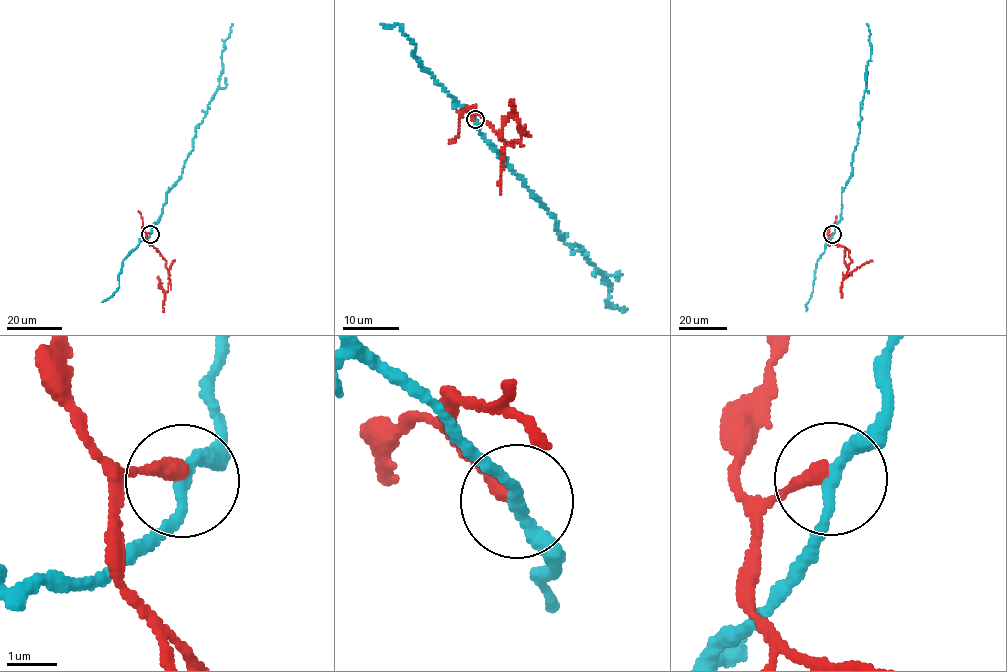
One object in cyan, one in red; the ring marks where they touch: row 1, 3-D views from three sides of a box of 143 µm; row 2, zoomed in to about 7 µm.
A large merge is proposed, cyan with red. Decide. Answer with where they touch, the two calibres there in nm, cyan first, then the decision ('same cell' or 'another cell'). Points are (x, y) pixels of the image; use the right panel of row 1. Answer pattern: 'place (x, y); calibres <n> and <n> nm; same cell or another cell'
place (832, 234); calibres 240 and 300 nm; another cell

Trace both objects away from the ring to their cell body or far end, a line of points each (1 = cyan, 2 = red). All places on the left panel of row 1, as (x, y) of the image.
1: (150, 234), (162, 213), (166, 192), (180, 176), (193, 149), (195, 127), (219, 86), (224, 41), (232, 24)
2: (150, 234), (146, 234), (147, 239), (165, 261), (169, 274), (166, 292), (159, 287), (158, 277)

